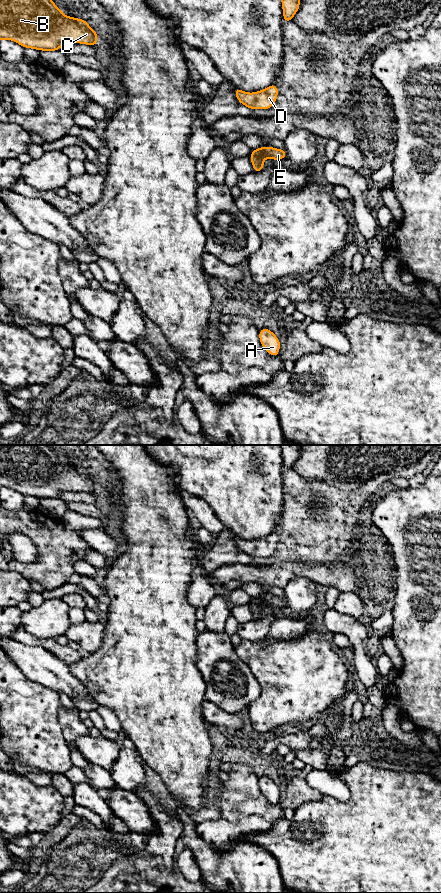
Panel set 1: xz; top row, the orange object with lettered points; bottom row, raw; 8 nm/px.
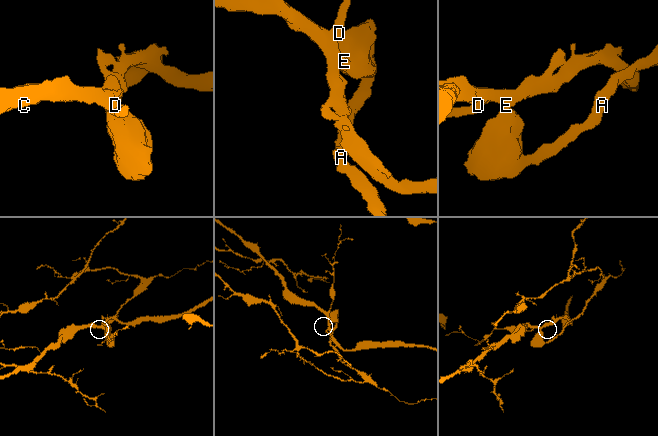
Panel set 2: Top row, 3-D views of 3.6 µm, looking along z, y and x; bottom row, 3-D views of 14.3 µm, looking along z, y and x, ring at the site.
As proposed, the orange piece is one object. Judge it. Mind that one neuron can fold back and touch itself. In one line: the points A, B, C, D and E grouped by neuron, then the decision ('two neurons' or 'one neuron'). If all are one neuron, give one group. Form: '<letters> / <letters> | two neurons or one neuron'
A E / B C D | two neurons

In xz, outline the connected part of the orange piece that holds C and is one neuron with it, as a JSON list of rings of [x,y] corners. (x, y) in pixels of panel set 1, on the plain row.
[[[0,445],[0,488],[8,487],[24,496],[43,499],[58,499],[66,491],[80,491],[93,495],[97,493],[99,483],[83,467],[65,464],[50,445]]]

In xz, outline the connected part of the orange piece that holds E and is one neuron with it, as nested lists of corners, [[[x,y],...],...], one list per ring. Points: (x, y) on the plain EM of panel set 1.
[[[269,594],[258,596],[255,598],[255,601],[265,606],[271,606],[272,608],[281,608],[287,606],[285,597],[277,597]]]

